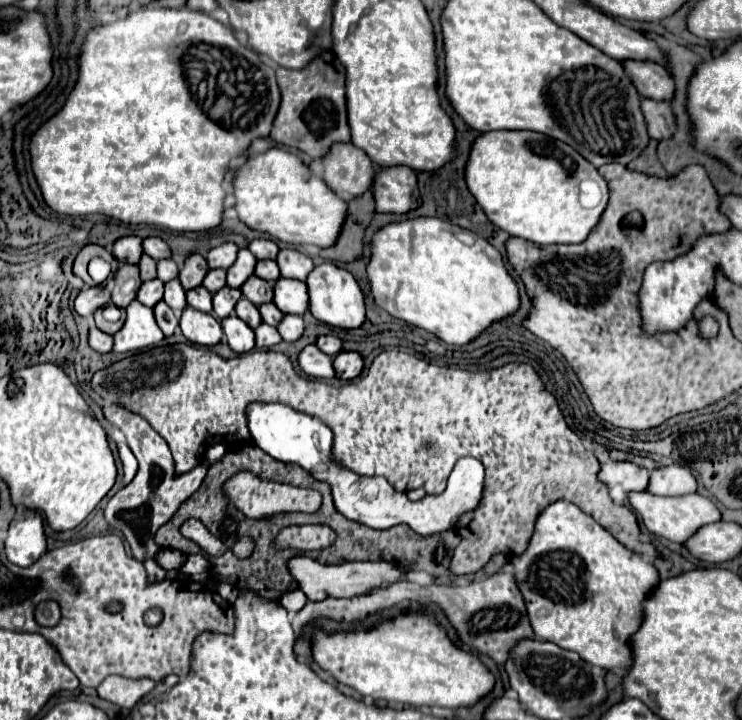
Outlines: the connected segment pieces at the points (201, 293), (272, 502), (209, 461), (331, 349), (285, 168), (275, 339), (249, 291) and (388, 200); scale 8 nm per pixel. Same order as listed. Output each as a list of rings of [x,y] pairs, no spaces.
[[[203,285],[193,287],[193,289],[187,291],[187,305],[193,307],[193,309],[211,313],[211,293]]]
[[[241,471],[235,474],[224,485],[223,491],[229,503],[235,505],[245,517],[259,519],[265,515],[275,515],[275,513],[287,513],[287,511],[317,511],[321,505],[321,493],[315,489],[291,487],[285,483],[269,483],[259,477],[255,477],[249,471]]]
[[[215,443],[215,445],[211,445],[209,449],[207,449],[207,453],[205,453],[205,467],[211,467],[217,459],[221,459],[221,455],[225,455],[227,453],[227,447],[225,445],[219,445],[219,443]]]
[[[321,335],[321,337],[317,337],[315,345],[317,345],[323,353],[327,353],[327,355],[331,355],[331,357],[333,357],[337,351],[341,351],[341,339],[339,339],[339,337],[333,337],[333,335]]]
[[[277,147],[247,157],[233,177],[233,197],[233,209],[247,227],[293,245],[333,245],[347,213],[347,203],[339,199],[321,177],[313,175],[295,155]]]
[[[261,323],[261,325],[255,329],[255,347],[257,347],[257,349],[271,347],[271,345],[275,345],[275,343],[279,343],[279,341],[281,341],[281,335],[277,333],[275,327]]]
[[[249,277],[243,285],[241,285],[241,293],[245,299],[249,299],[253,305],[261,305],[261,303],[269,303],[271,301],[271,283],[259,279],[259,277]]]
[[[405,165],[383,167],[375,173],[371,183],[375,209],[381,213],[407,213],[419,207],[417,177]]]

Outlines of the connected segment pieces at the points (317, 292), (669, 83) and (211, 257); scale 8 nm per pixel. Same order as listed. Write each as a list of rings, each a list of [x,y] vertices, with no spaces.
[[[323,263],[323,265],[317,265],[309,273],[305,283],[307,283],[307,293],[309,293],[309,311],[315,319],[333,327],[341,327],[341,329],[355,329],[365,321],[363,293],[349,271],[333,263]]]
[[[621,61],[625,75],[633,81],[639,95],[649,99],[665,99],[673,97],[673,79],[663,65],[653,61]]]
[[[227,241],[227,243],[221,243],[221,245],[213,247],[213,249],[209,249],[205,259],[207,259],[211,269],[217,269],[217,267],[227,269],[229,265],[233,265],[233,261],[237,257],[237,251],[239,251],[239,247],[235,243],[231,243],[231,241]]]

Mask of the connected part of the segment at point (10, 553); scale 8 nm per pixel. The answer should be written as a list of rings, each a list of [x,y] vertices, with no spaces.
[[[29,513],[21,521],[13,521],[5,539],[7,559],[19,567],[33,565],[45,553],[47,541],[43,533],[43,521],[37,513]]]

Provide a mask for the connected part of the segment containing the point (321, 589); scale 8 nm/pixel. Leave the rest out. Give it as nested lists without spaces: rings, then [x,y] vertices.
[[[297,557],[289,561],[289,569],[293,569],[293,575],[297,577],[299,589],[307,595],[309,601],[323,601],[327,597],[353,597],[367,593],[373,587],[379,587],[383,583],[393,583],[401,577],[405,577],[403,571],[397,569],[397,565],[389,563],[341,563],[341,565],[321,565],[309,557]]]

